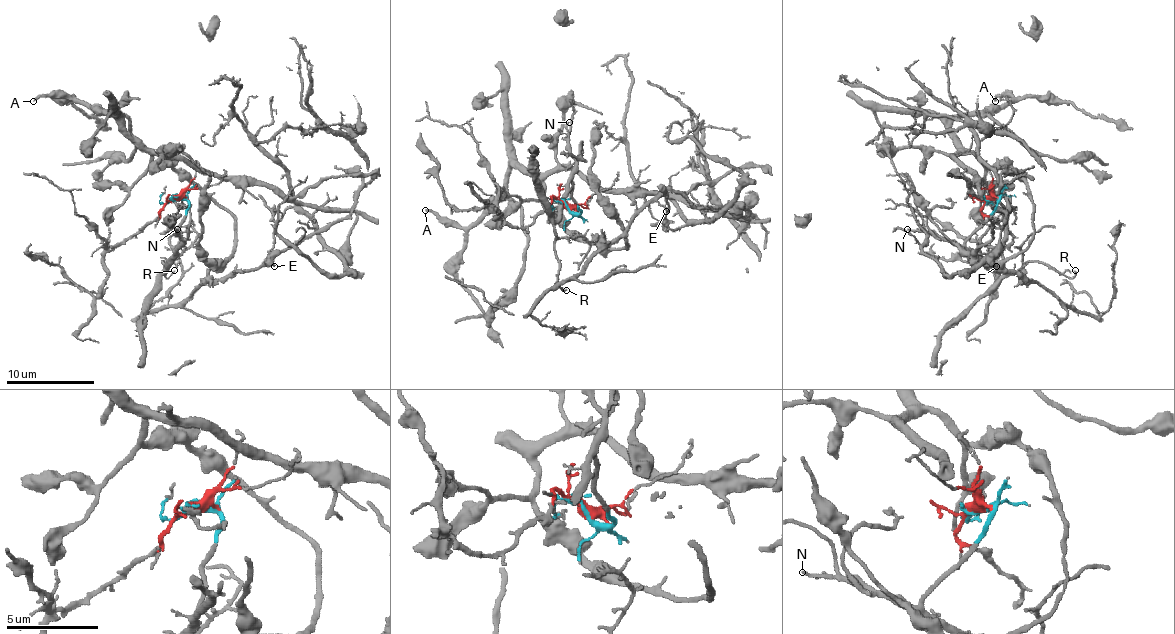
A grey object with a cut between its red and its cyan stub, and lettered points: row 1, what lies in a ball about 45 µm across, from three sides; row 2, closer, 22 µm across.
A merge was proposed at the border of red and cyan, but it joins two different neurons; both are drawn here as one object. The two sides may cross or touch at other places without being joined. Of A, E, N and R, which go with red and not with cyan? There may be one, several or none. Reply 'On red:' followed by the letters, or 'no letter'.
On red: A, E

